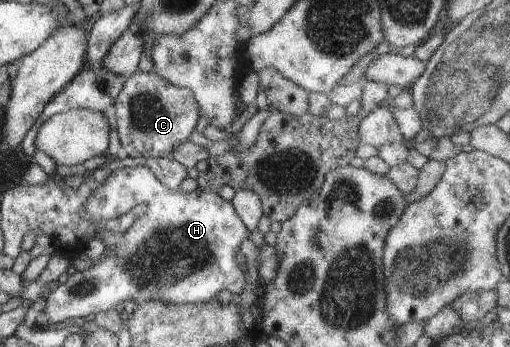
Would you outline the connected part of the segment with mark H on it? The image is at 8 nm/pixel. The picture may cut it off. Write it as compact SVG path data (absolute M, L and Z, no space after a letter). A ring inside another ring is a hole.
M140 166L124 167L108 176L103 185L95 191L112 190L112 182L116 180L116 190L134 190L136 186L140 190L146 190L147 211L145 215L134 222L130 230L122 236L118 236L114 251L106 251L97 262L85 260L77 267L77 271L66 283L54 285L52 291L46 296L47 322L58 324L70 318L88 316L92 312L98 314L100 311L115 309L117 305L122 306L125 300L134 299L135 304L144 301L166 301L169 303L201 303L210 299L216 299L220 290L228 289L232 294L241 295L242 287L245 285L247 271L242 273L236 264L236 251L240 243L249 238L249 230L236 214L235 208L230 201L222 199L218 193L204 192L198 188L191 193L183 193L181 190L167 189L150 168ZM116 174L134 174L128 178L116 178ZM124 180L130 180L130 186L120 186Z

